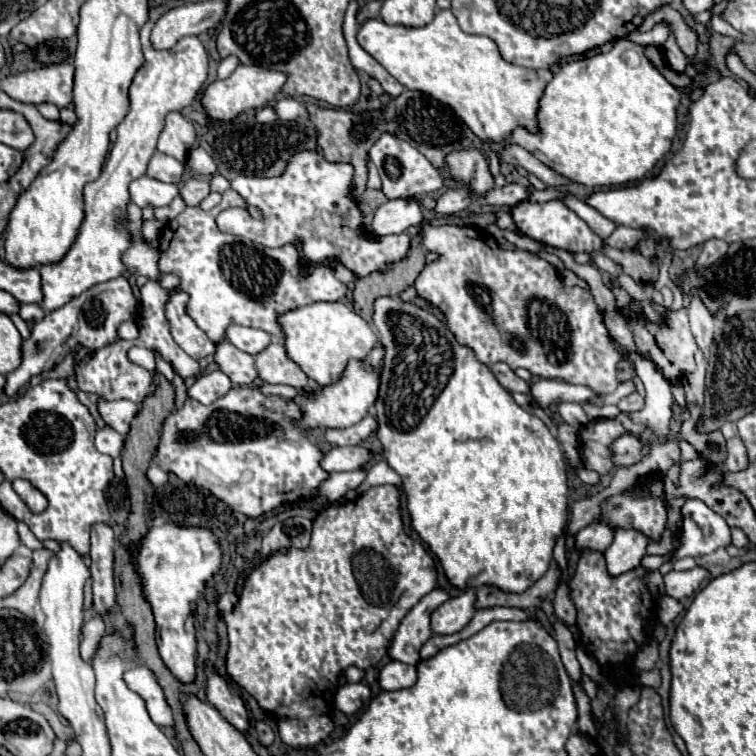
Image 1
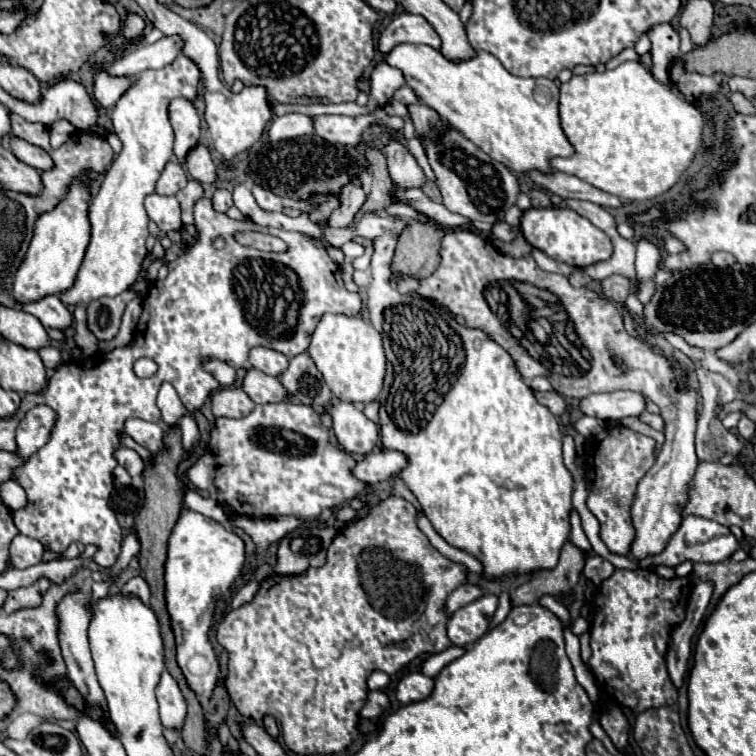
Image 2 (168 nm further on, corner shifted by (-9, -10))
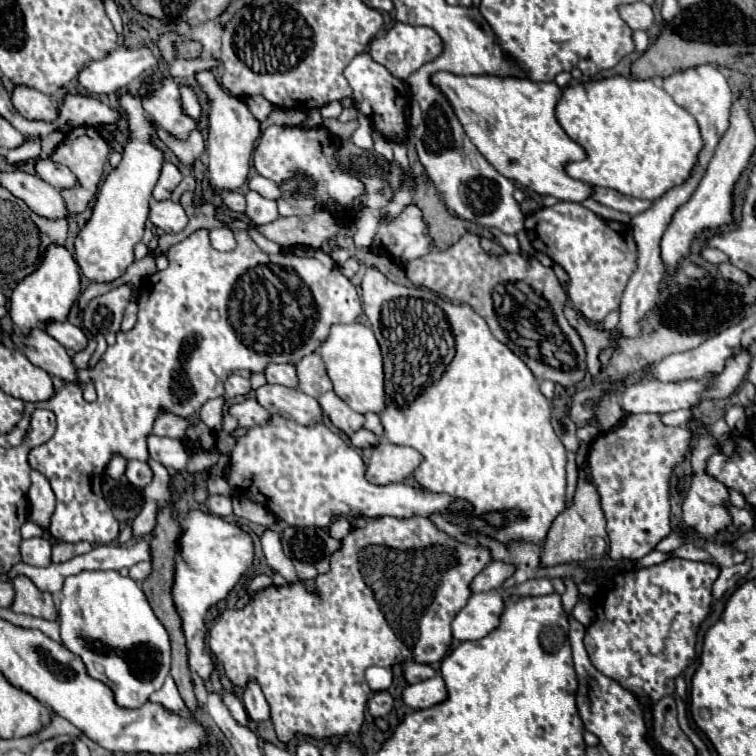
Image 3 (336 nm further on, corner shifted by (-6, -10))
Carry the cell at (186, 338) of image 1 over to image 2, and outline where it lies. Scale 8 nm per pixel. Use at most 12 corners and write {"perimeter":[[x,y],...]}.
{"perimeter":[[205,359],[203,369],[221,385],[233,385],[235,369],[219,359]]}

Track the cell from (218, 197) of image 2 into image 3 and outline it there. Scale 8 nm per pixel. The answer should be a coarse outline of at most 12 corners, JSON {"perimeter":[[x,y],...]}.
{"perimeter":[[228,191],[222,201],[230,211],[242,215],[246,197],[238,191]]}

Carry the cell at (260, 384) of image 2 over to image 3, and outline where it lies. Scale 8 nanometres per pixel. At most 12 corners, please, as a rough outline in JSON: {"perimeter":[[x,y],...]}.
{"perimeter":[[268,383],[256,401],[300,425],[322,421],[320,403],[298,389]]}

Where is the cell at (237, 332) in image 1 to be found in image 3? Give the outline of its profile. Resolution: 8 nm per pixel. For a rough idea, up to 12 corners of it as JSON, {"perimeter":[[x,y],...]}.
{"perimeter":[[270,365],[266,379],[272,385],[298,389],[292,365]]}

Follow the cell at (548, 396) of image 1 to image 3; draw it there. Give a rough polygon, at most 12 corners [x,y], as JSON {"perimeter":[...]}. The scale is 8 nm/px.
{"perimeter":[[752,355],[724,371],[676,383],[652,379],[624,389],[626,413],[668,413],[726,399],[744,381]]}

